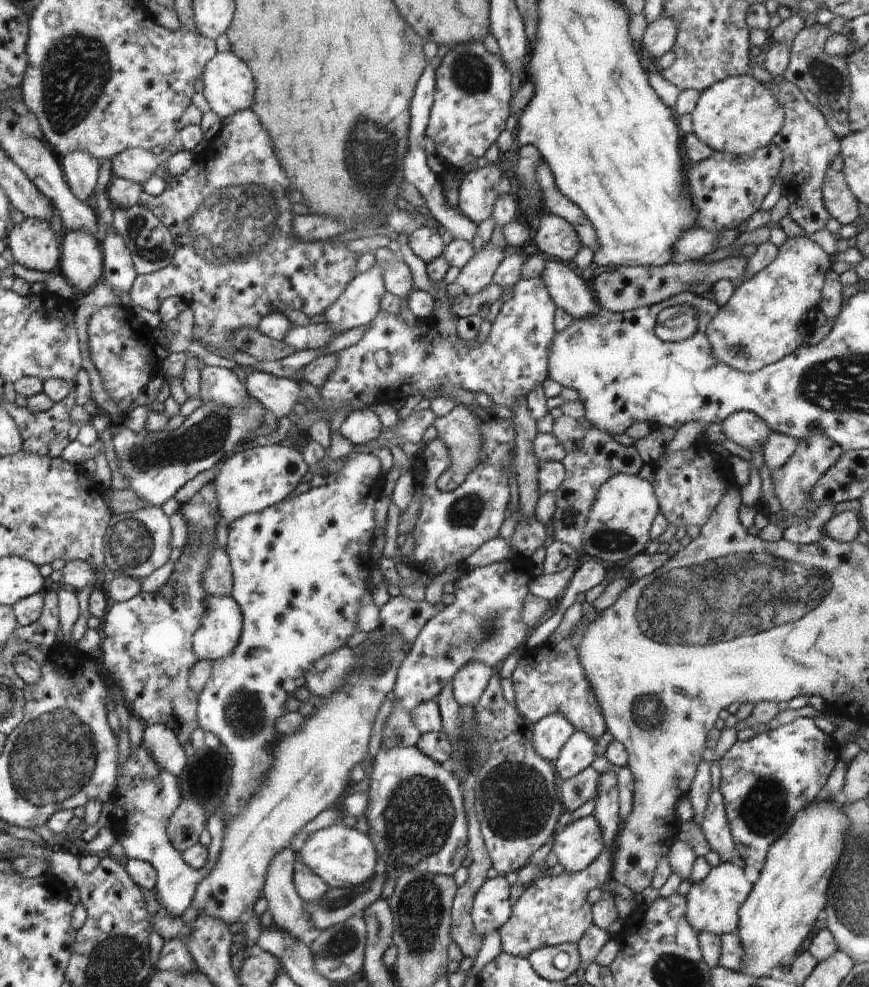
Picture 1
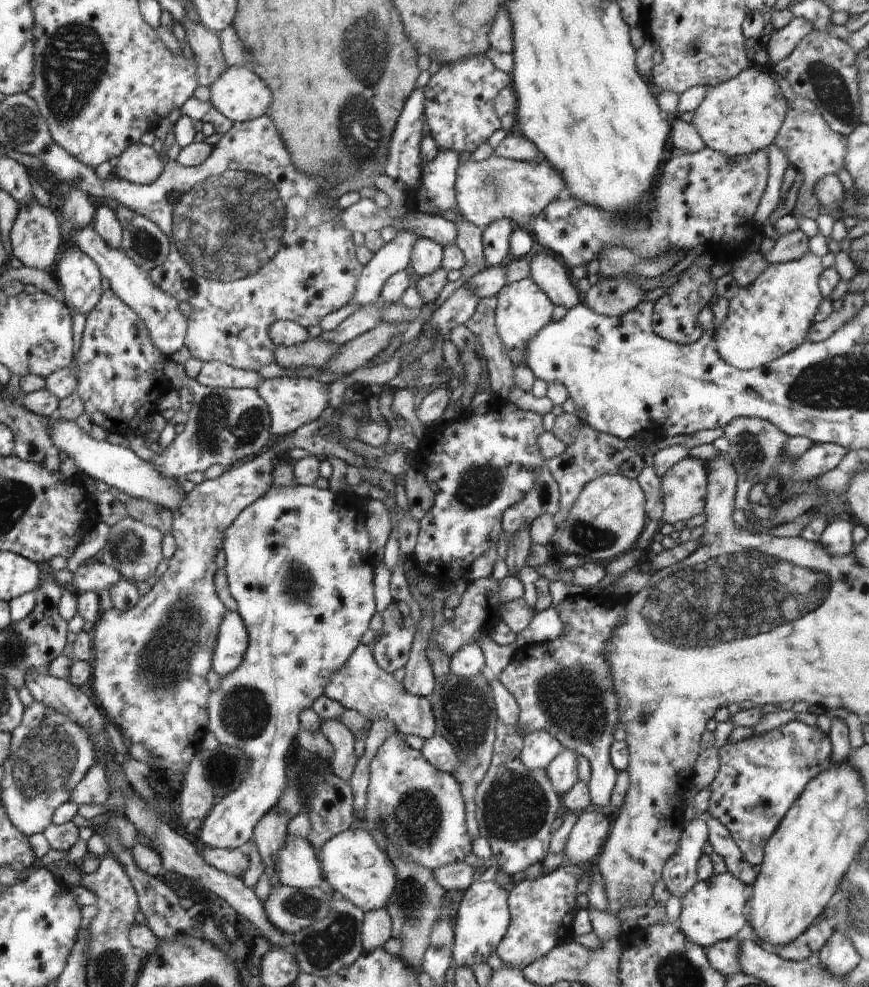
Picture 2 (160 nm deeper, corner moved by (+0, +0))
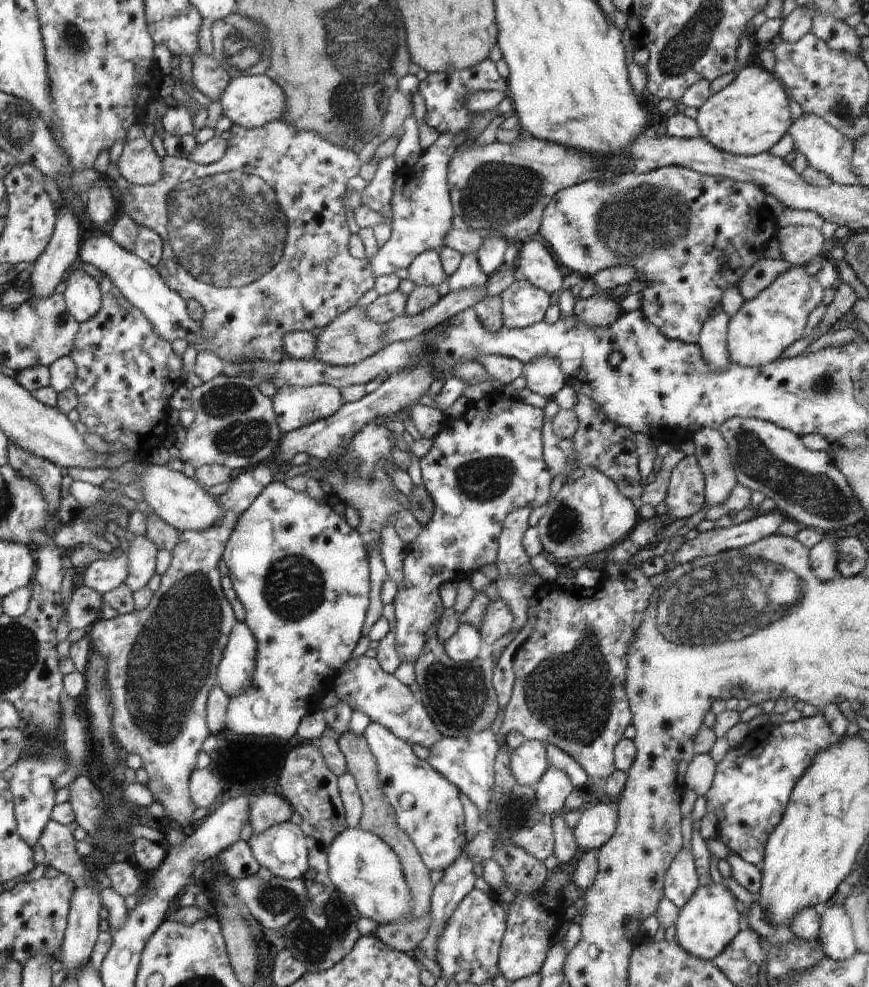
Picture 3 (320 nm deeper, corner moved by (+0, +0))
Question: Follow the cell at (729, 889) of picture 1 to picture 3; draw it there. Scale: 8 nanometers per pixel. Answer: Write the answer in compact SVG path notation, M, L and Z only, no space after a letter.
M716 883L698 887L690 900L679 910L675 940L684 951L703 961L710 961L718 956L732 942L738 931L744 926L740 914L741 905L727 888Z

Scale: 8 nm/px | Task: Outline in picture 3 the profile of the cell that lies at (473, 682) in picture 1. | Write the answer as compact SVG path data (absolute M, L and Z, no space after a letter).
M459 622L457 631L443 644L445 653L454 661L466 663L479 656L481 634L472 623Z

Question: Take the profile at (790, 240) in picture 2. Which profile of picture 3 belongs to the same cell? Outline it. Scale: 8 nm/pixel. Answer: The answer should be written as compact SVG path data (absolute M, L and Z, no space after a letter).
M806 225L779 227L777 240L780 244L782 259L794 267L806 266L807 262L821 255L824 237L820 229Z

